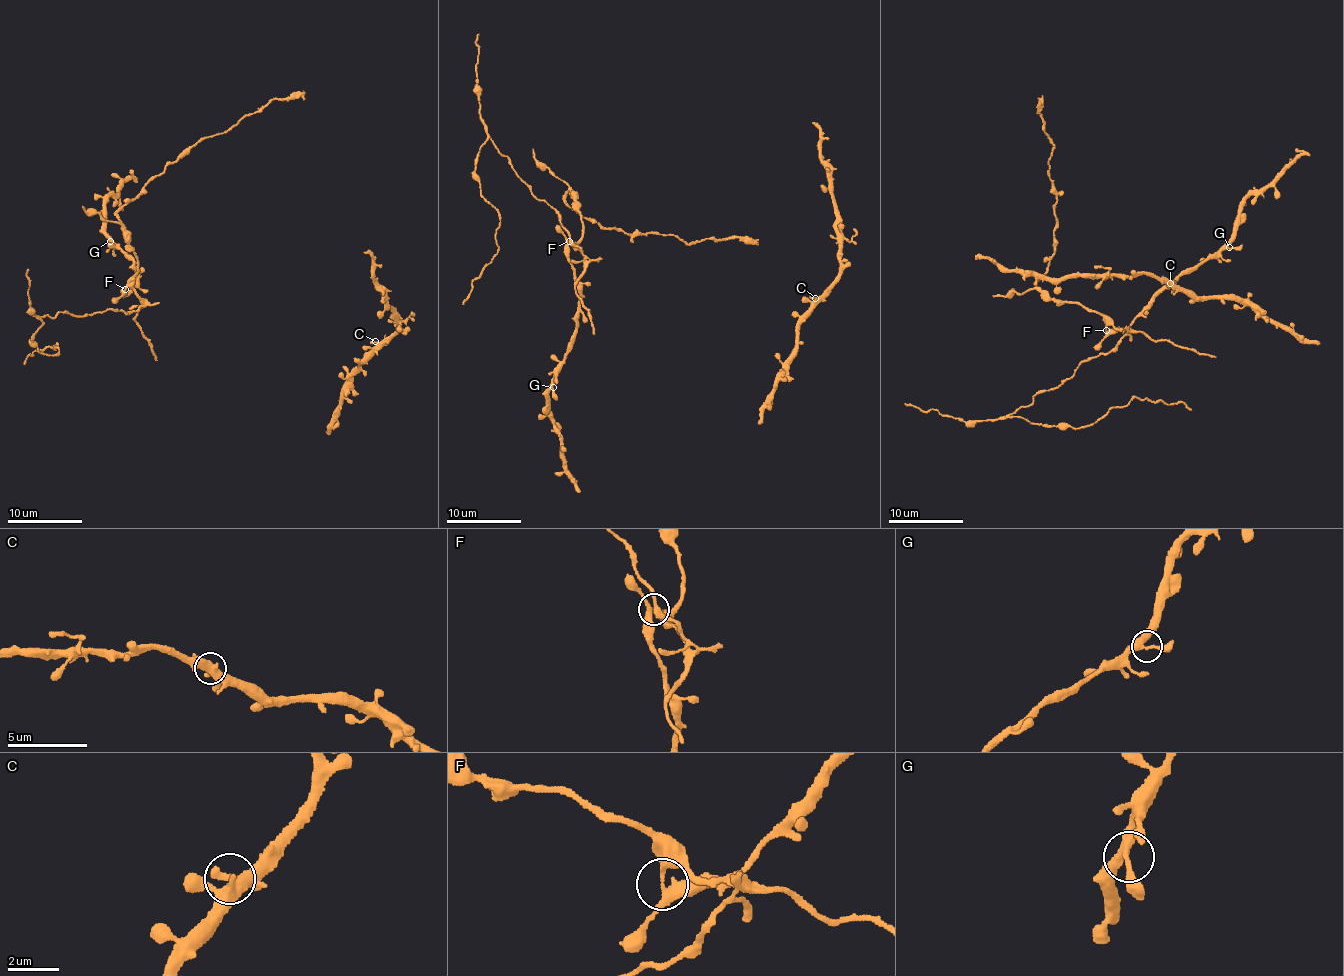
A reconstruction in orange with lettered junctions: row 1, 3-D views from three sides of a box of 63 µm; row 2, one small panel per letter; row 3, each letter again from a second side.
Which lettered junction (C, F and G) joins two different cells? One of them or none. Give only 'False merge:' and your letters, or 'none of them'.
False merge: F

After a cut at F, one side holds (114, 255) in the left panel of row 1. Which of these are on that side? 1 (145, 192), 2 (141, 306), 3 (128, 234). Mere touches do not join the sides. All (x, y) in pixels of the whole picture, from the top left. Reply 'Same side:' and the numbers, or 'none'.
Same side: none

